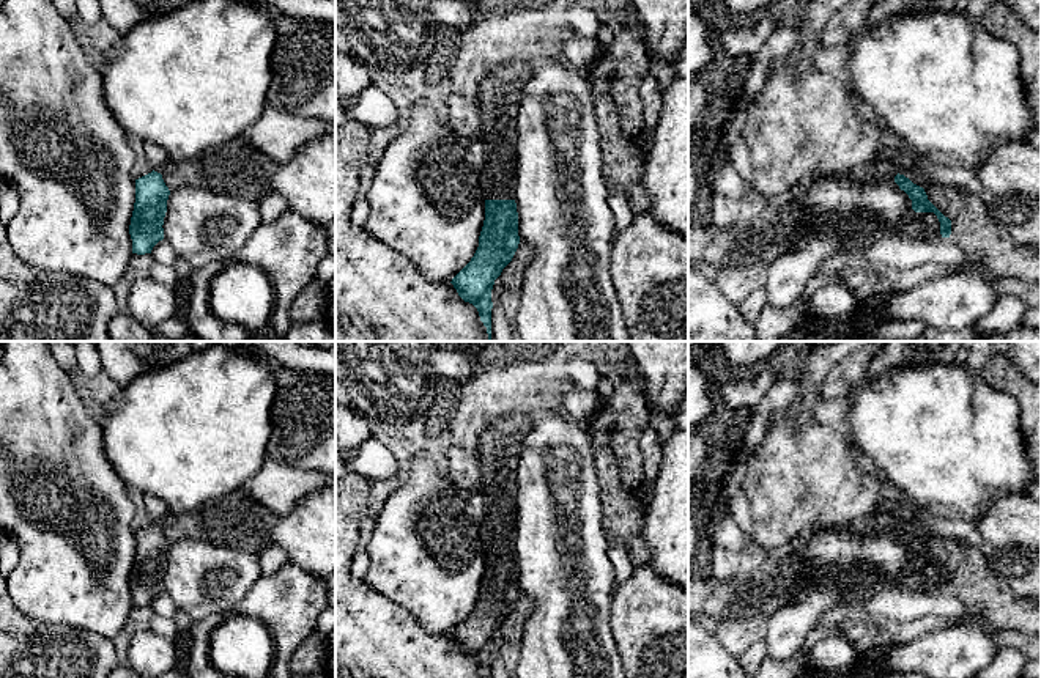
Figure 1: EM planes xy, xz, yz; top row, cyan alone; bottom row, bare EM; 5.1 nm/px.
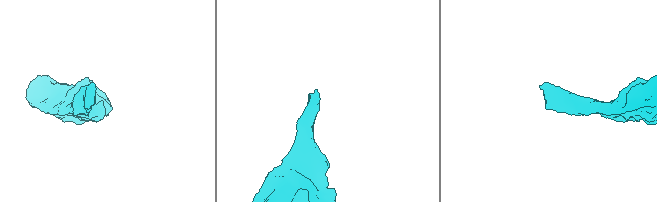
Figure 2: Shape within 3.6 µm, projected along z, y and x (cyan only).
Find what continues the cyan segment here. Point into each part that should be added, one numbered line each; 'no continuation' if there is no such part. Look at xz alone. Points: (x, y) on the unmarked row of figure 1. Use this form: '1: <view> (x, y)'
1: xz (500, 444)

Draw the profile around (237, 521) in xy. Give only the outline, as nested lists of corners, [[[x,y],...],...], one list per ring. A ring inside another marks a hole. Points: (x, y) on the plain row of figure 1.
[[[239,488],[187,513],[167,513],[161,527],[170,544],[200,540],[258,555],[274,544],[272,530],[279,519]]]

